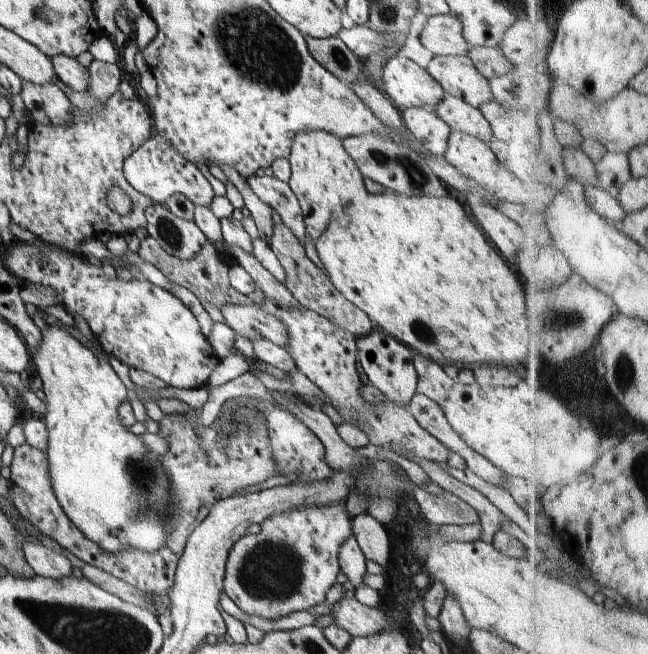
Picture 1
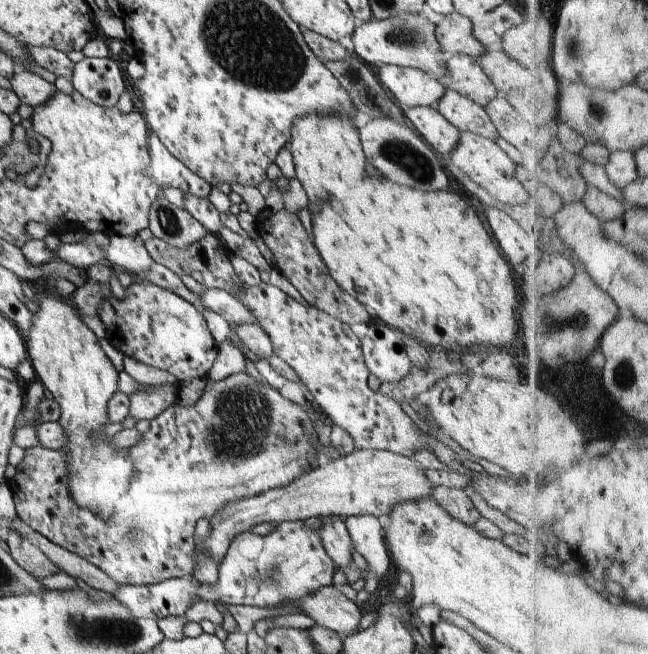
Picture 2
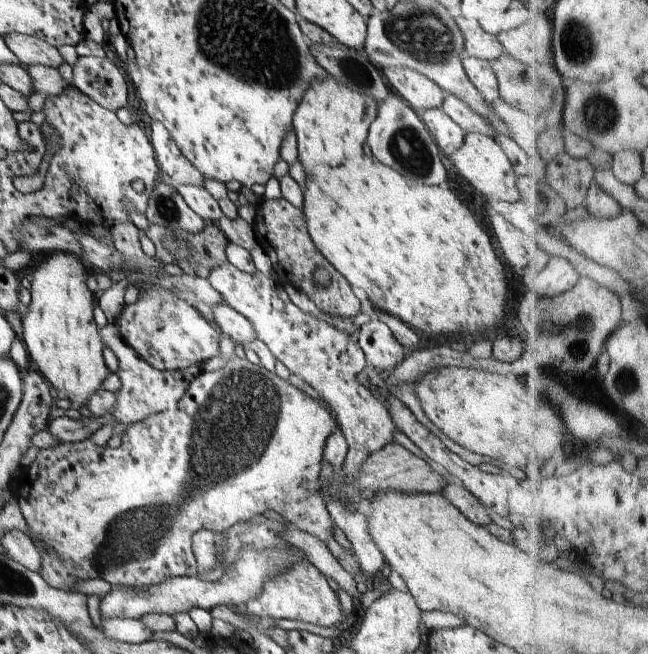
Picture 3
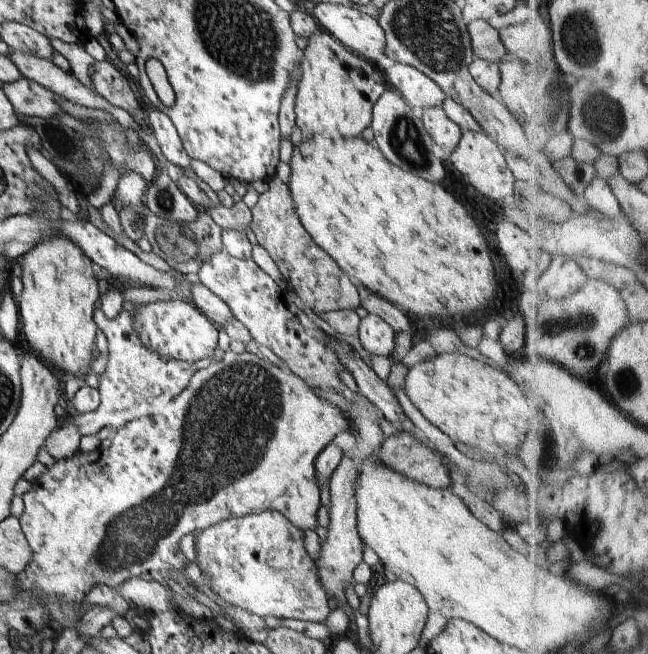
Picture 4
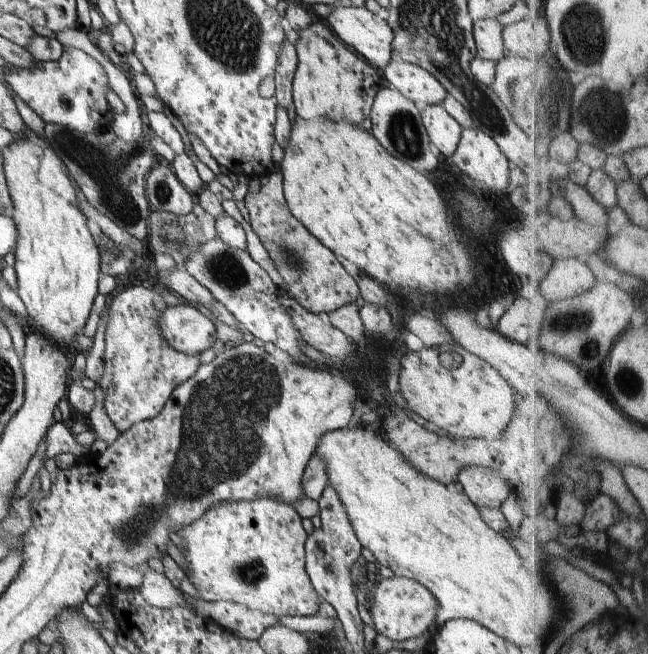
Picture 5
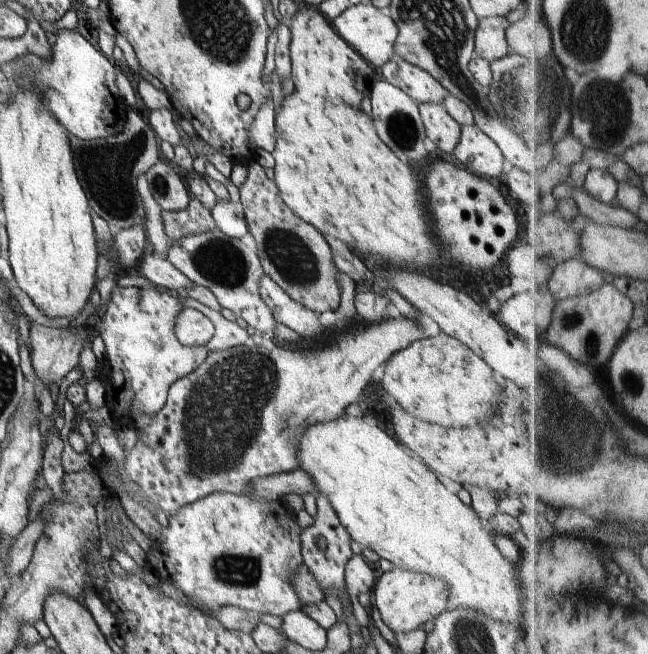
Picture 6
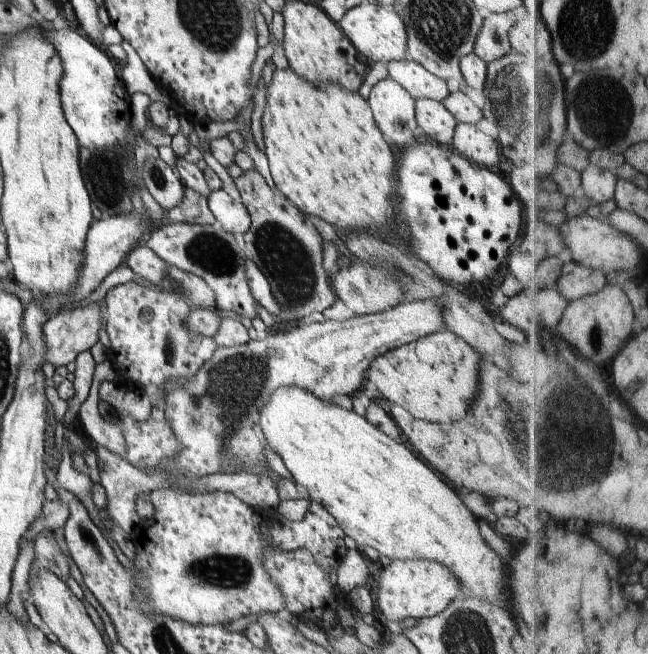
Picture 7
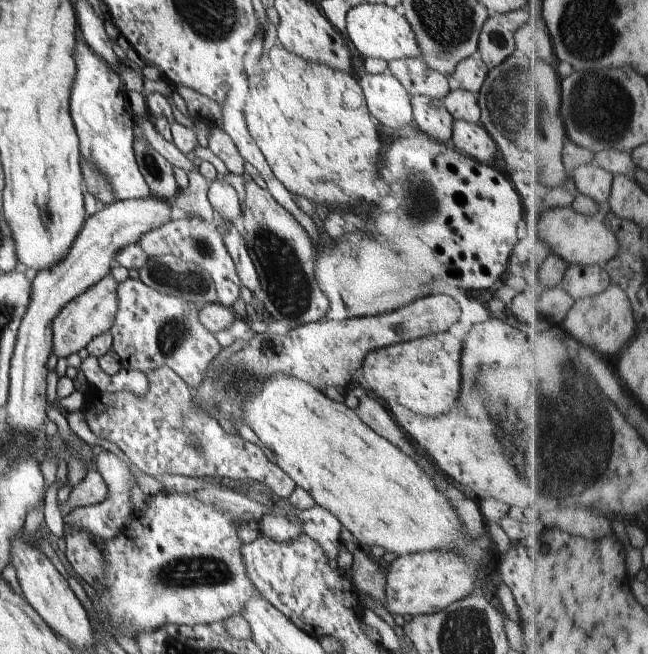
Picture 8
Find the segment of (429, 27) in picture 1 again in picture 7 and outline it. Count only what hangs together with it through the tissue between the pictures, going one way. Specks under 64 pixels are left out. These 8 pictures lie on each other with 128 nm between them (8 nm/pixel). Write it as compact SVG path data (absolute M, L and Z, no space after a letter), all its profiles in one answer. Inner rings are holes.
M514 11L484 15L475 38L473 53L486 64L490 64L512 52L509 32L516 23L517 14Z

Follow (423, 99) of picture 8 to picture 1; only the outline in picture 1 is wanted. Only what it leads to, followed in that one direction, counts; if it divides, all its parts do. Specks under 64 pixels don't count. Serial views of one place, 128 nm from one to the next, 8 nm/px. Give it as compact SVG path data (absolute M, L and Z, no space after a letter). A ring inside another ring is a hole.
M410 107L401 110L401 116L407 129L432 155L444 156L452 130L433 108Z

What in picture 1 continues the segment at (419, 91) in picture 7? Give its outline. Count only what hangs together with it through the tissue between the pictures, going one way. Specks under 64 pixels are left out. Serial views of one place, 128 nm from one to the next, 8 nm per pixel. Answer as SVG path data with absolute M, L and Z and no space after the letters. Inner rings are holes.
M394 54L382 72L383 92L399 109L410 107L435 108L444 98L442 85L416 62Z

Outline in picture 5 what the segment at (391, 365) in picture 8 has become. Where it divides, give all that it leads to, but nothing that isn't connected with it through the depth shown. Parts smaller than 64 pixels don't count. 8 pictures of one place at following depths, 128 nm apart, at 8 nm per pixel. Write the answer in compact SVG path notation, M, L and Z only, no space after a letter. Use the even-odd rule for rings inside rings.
M444 343L433 347L424 347L420 351L405 351L401 358L398 384L402 398L408 408L419 414L422 421L438 431L448 432L452 437L494 438L506 428L514 412L514 390L498 374L497 370L474 353L467 351L458 343Z

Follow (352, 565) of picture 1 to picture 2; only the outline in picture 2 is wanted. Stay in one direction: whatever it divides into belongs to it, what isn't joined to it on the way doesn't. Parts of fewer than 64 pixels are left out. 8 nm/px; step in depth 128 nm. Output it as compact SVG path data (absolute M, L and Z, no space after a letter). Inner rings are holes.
M326 518L318 530L318 536L322 538L322 546L326 548L328 556L338 569L352 566L350 550L353 544L340 518Z

